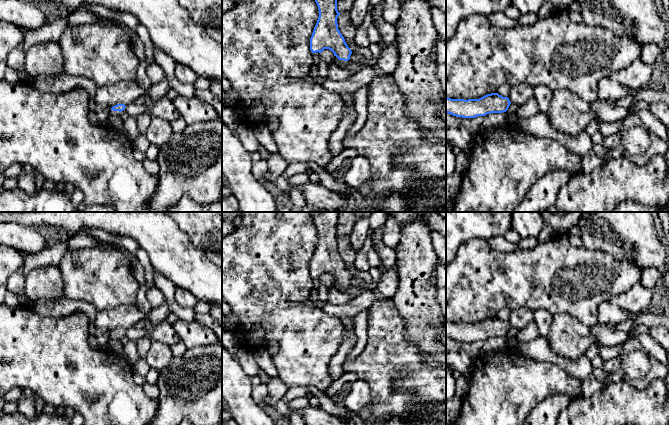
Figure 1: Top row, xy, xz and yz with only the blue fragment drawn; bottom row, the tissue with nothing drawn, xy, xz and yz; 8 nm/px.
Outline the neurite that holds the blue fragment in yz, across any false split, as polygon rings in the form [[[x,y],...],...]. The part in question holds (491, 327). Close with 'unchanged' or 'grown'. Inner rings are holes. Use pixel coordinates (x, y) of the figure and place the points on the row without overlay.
[[[498,317],[487,318],[479,323],[451,323],[446,321],[446,337],[456,341],[475,342],[491,337],[506,336],[511,326]]]; unchanged

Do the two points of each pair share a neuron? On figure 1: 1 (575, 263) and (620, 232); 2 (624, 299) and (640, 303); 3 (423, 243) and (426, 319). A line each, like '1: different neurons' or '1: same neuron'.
1: different neurons
2: same neuron
3: same neuron

